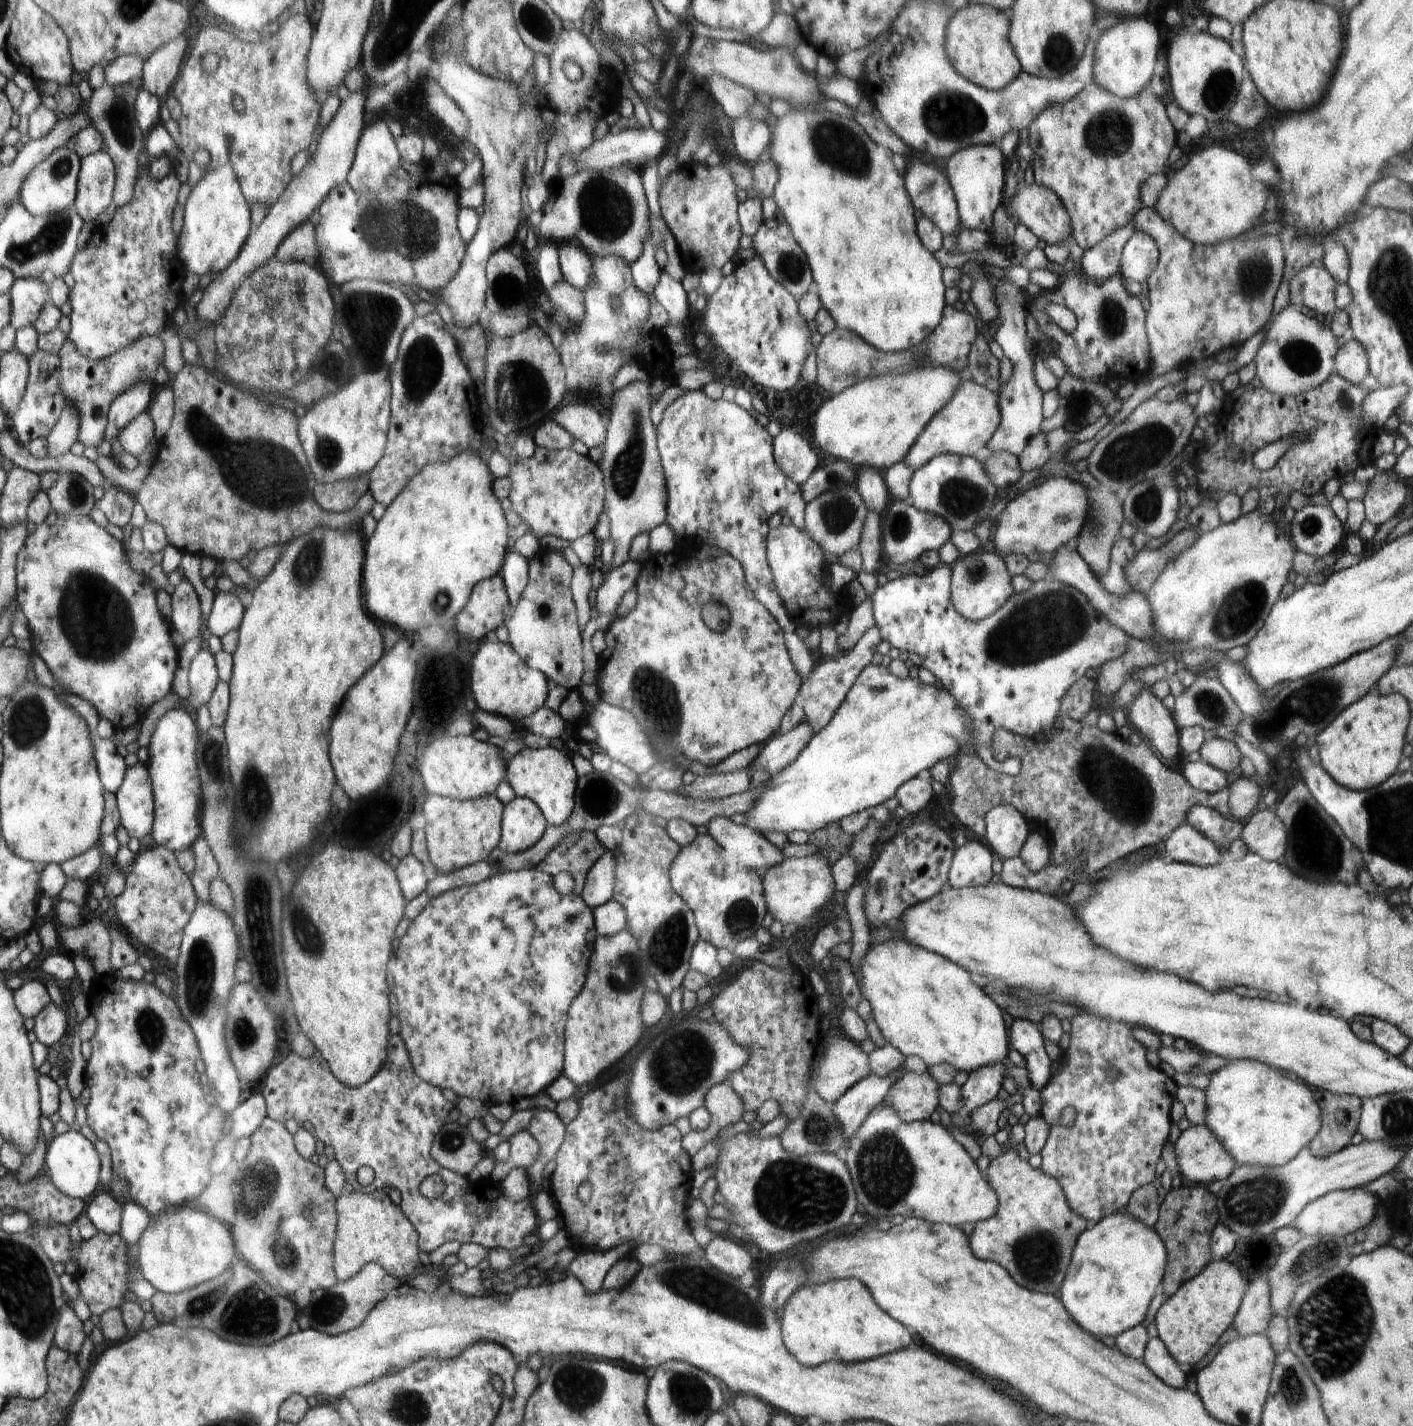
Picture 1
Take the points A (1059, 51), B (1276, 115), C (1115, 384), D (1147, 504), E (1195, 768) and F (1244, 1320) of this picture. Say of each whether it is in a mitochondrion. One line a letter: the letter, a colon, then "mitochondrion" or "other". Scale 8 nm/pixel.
A: mitochondrion
B: other
C: other
D: mitochondrion
E: other
F: other

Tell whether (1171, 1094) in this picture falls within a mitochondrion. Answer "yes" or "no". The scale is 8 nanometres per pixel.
no

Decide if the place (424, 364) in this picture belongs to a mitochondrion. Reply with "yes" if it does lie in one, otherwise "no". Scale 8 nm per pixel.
yes

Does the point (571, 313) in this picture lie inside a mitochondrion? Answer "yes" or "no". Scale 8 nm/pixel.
no

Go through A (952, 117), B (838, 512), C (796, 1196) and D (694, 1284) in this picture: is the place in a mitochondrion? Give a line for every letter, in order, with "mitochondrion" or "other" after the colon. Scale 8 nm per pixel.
A: mitochondrion
B: mitochondrion
C: mitochondrion
D: mitochondrion

